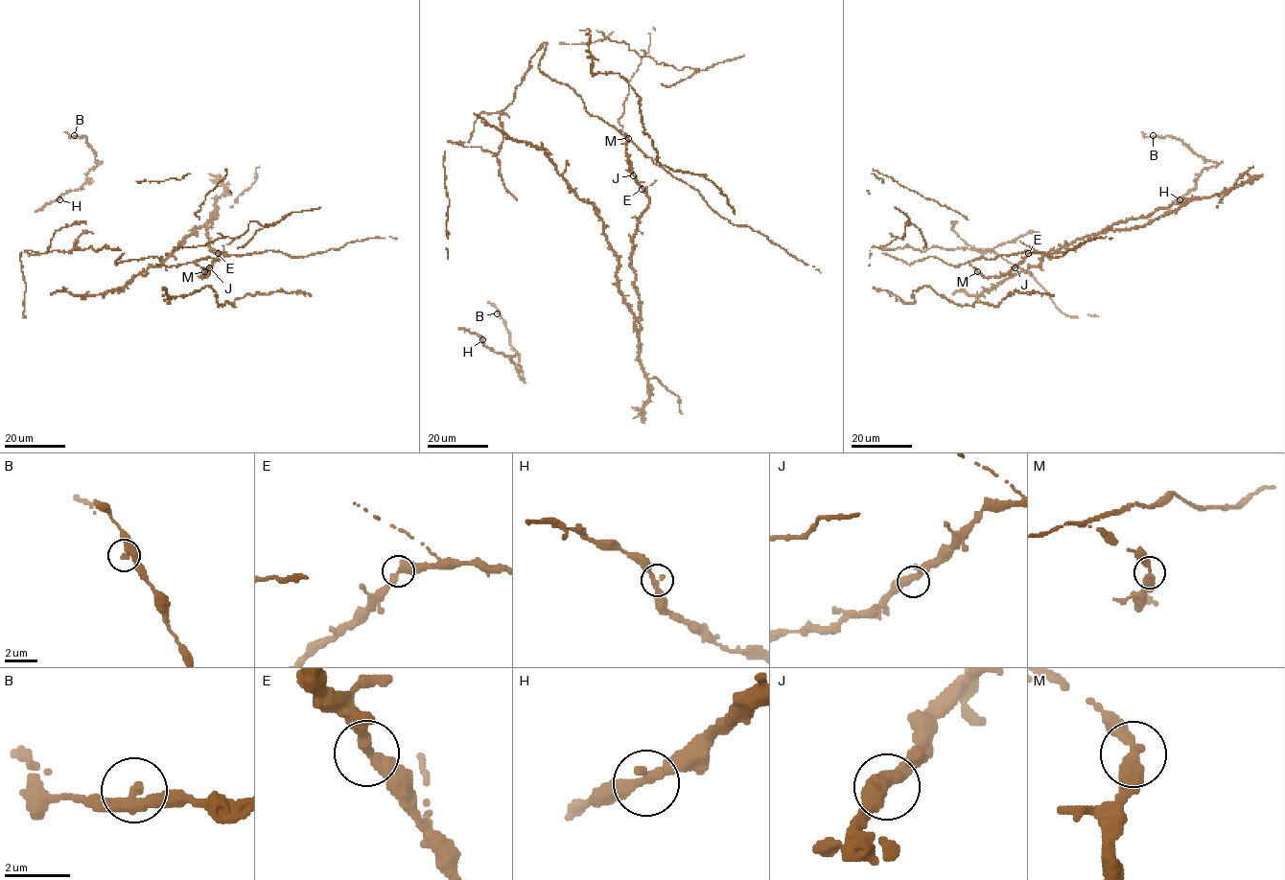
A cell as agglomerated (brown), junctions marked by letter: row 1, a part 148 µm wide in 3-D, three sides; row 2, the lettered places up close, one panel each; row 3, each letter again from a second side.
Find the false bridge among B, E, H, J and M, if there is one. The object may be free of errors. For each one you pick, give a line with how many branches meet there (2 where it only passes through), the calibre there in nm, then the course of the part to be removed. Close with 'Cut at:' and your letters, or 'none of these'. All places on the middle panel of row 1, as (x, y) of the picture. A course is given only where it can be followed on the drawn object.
M: Branches: 2. Thickness 340 nm
Cut at: M

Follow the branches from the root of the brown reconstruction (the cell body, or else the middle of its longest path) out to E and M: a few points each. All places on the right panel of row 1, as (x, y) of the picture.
E: (1014, 266), (1028, 253)
M: (1014, 266), (1007, 272), (992, 277), (984, 277), (977, 271)

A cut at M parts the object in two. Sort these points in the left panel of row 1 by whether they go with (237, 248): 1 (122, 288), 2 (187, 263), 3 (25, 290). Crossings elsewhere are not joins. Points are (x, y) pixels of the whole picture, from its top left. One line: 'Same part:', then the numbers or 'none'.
Same part: 2, 3

